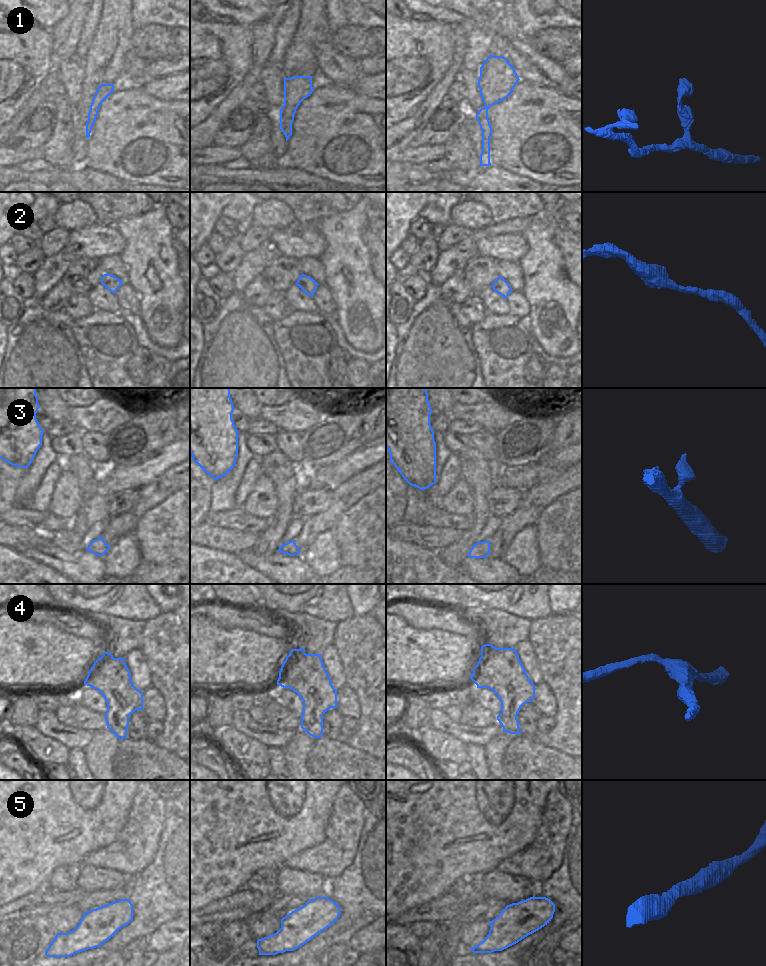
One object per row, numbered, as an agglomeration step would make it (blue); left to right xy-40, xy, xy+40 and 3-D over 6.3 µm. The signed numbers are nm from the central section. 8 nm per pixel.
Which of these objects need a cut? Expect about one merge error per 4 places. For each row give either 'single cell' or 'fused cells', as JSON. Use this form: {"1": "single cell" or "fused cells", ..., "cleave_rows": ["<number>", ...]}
{"1": "single cell", "2": "single cell", "3": "single cell", "4": "single cell", "5": "single cell", "cleave_rows": []}

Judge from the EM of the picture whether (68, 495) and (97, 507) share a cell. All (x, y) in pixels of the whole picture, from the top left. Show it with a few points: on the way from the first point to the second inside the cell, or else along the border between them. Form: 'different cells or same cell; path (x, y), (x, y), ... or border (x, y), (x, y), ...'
different cells; border (85, 499), (80, 509), (71, 518)

